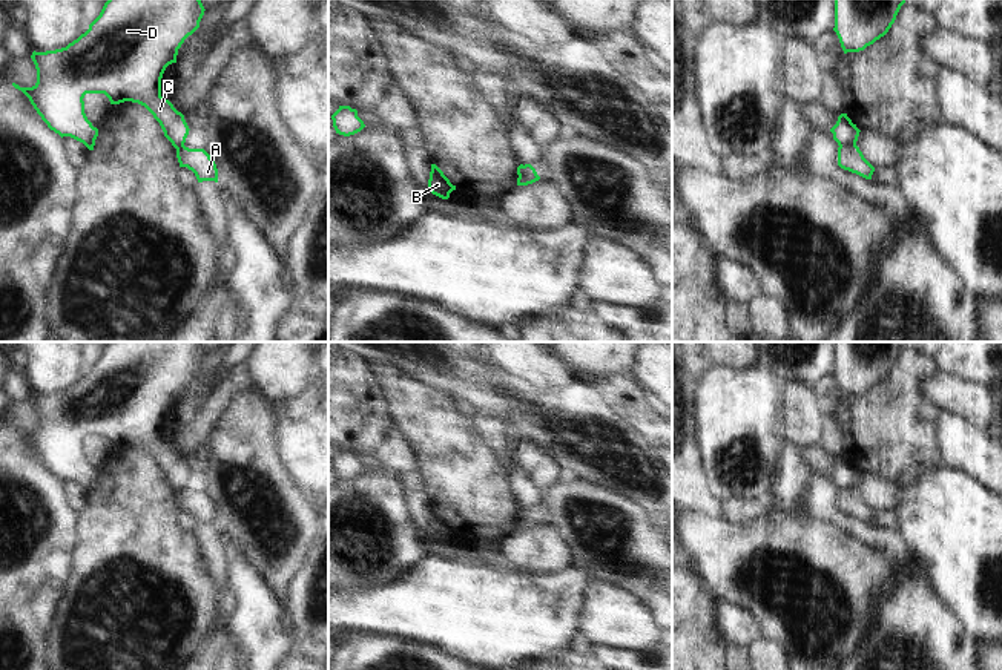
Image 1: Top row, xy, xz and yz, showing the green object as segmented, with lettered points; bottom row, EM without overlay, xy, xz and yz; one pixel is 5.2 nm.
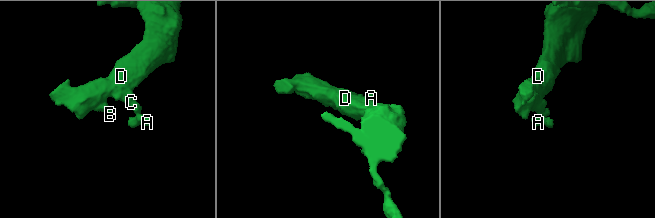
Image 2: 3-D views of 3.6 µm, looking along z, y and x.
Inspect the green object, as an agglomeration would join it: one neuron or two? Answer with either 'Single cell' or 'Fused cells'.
Fused cells

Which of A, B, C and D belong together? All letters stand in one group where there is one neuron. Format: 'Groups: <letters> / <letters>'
Groups: A / B C D

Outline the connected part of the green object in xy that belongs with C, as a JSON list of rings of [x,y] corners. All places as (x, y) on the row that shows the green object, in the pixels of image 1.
[[[107,0],[100,15],[89,25],[89,29],[66,48],[32,52],[31,58],[37,69],[37,83],[32,87],[12,86],[21,90],[48,124],[51,130],[63,136],[71,136],[94,150],[98,129],[92,126],[84,113],[86,94],[104,94],[110,104],[132,101],[144,106],[160,123],[164,136],[175,149],[184,146],[189,135],[189,126],[184,115],[173,104],[161,97],[161,78],[166,67],[176,63],[178,49],[184,40],[192,35],[204,15],[201,0]]]

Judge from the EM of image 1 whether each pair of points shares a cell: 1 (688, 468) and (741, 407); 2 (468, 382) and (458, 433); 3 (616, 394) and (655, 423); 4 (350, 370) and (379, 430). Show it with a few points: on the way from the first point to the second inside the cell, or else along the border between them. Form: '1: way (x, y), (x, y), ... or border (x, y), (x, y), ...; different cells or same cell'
1: border (694, 419), (695, 443), (709, 489); different cells
2: border (424, 382), (445, 391), (454, 400); different cells
3: way (625, 400), (646, 419); same cell
4: way (350, 385), (350, 400), (364, 414); same cell

